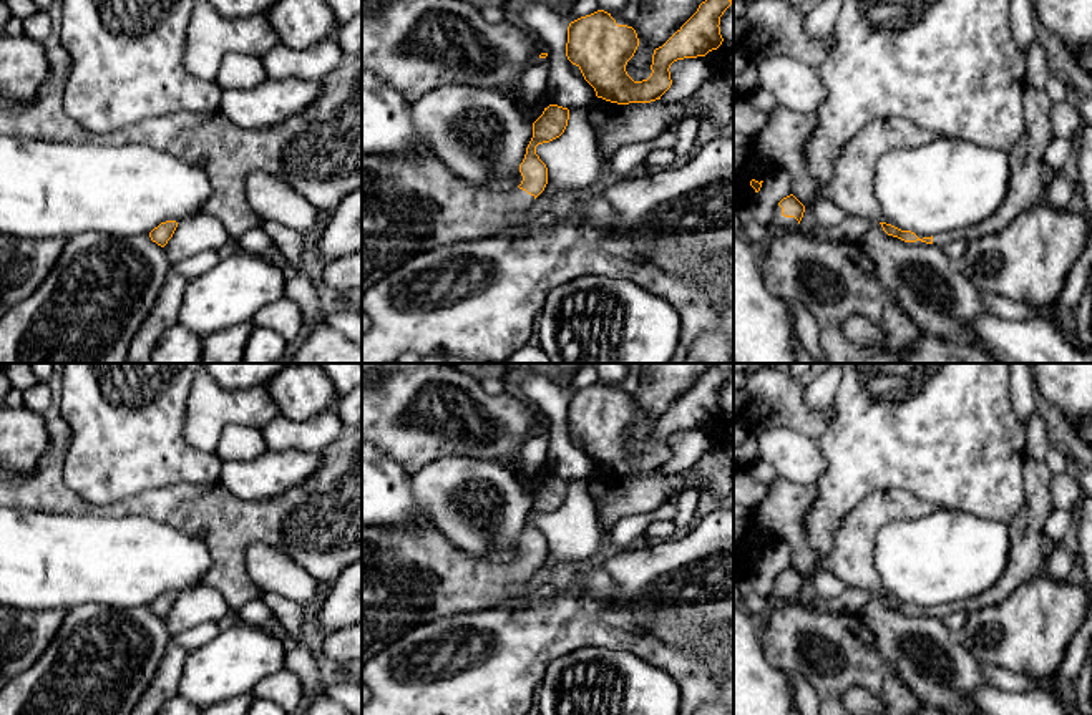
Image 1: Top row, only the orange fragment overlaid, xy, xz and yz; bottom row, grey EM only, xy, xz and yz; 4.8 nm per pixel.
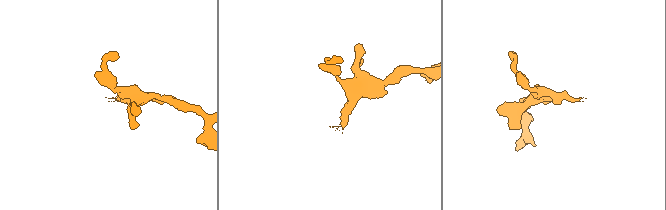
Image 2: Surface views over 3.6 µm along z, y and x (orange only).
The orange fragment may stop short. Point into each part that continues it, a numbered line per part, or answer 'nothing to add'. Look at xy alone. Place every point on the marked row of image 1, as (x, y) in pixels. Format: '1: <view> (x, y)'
nothing to add

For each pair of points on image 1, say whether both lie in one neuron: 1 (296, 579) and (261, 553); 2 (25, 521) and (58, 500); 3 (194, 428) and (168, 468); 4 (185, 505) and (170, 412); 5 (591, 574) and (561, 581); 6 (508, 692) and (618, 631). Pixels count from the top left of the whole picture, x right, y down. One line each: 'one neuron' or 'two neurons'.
1: one neuron
2: two neurons
3: two neurons
4: two neurons
5: one neuron
6: one neuron

